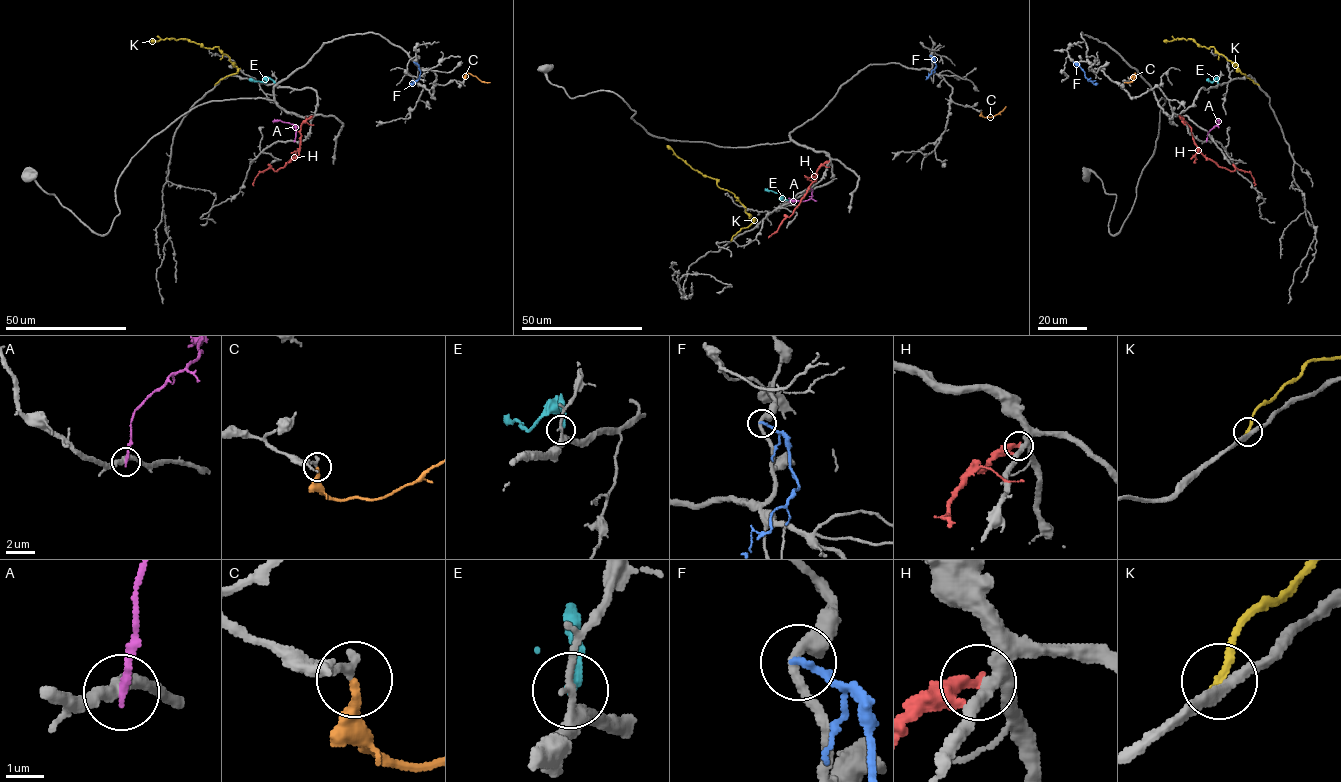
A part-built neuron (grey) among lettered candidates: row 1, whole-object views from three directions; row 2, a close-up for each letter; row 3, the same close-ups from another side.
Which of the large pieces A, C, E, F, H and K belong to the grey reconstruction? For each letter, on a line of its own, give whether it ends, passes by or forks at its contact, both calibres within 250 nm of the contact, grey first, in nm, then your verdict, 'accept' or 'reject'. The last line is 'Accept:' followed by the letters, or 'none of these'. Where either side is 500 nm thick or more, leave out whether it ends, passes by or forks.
A: it ends | 320/200 nm | reject
C: it ends | 280/240 nm | accept
E: it ends | 260/320 nm | reject
F: it ends | 280/200 nm | reject
H: it ends | 280/400 nm | reject
K: it ends | 300/200 nm | reject
Accept: C

